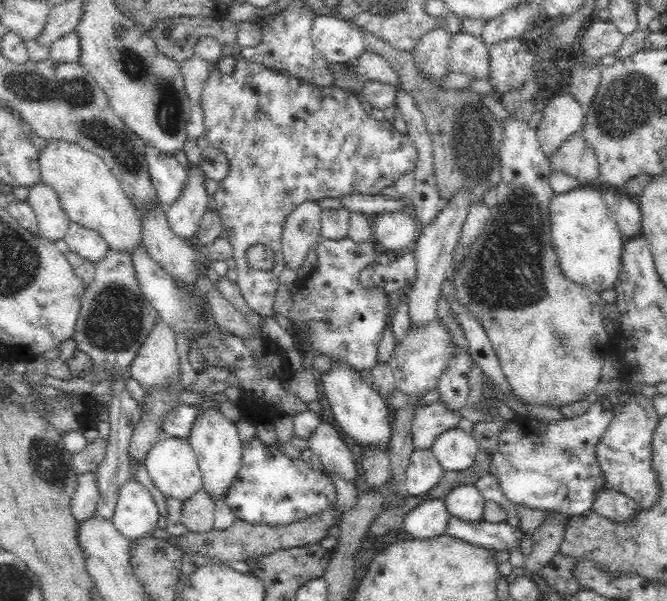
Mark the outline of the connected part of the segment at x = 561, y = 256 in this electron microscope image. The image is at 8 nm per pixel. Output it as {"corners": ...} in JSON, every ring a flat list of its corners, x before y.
{"corners":[[590,185,557,194,550,204,551,241,563,275,574,283,601,293,612,289,622,266,622,236,600,189]]}

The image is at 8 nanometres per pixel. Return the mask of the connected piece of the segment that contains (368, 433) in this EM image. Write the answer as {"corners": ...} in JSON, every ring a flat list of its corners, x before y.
{"corners":[[332,360,328,372,321,374,321,391,326,394,338,425,360,447,370,445,380,451,388,451,391,440,391,415,385,399,378,394,360,371,350,368,345,362]]}

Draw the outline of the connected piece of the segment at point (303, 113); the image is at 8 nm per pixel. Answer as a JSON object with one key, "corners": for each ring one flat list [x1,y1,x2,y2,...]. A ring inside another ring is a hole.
{"corners":[[242,56,237,59,236,62,235,71,230,75,221,73,216,66,217,64,213,64,213,72,204,85,200,100,205,118,204,136,209,141,210,146,221,150,229,160,228,174,219,183,213,197,216,201,216,213,220,214,221,221,223,222,224,235,230,241,231,247,233,248,232,257,236,263,235,270,237,271,236,283,240,287,244,300,255,313,262,316,271,316,273,314,272,310,276,290,278,290,278,286,280,286,280,276,285,267,281,238,283,224,288,214,290,214,296,206,304,202,317,202,326,197,339,198,339,196,354,193,370,194,372,196,374,196,374,194,382,194,384,188,394,186,394,182,396,182,400,176,414,170,414,166,416,166,416,161,418,160,418,151,416,150,414,141,412,141,407,134,402,135,390,121,384,118,378,121,370,117,370,114,366,113,360,105,361,97,348,90,342,89,342,87,336,87,336,85,319,87,294,77,288,78,288,76,284,76,284,74,271,70,266,66,261,66,256,62,246,61],[258,243,273,250,274,263,270,270,256,270,247,263,247,250]]}

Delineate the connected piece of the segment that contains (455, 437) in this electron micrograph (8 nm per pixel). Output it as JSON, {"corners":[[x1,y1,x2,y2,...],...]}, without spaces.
{"corners":[[455,427,440,434,430,450,445,472,454,472,474,464,479,446,472,434]]}

